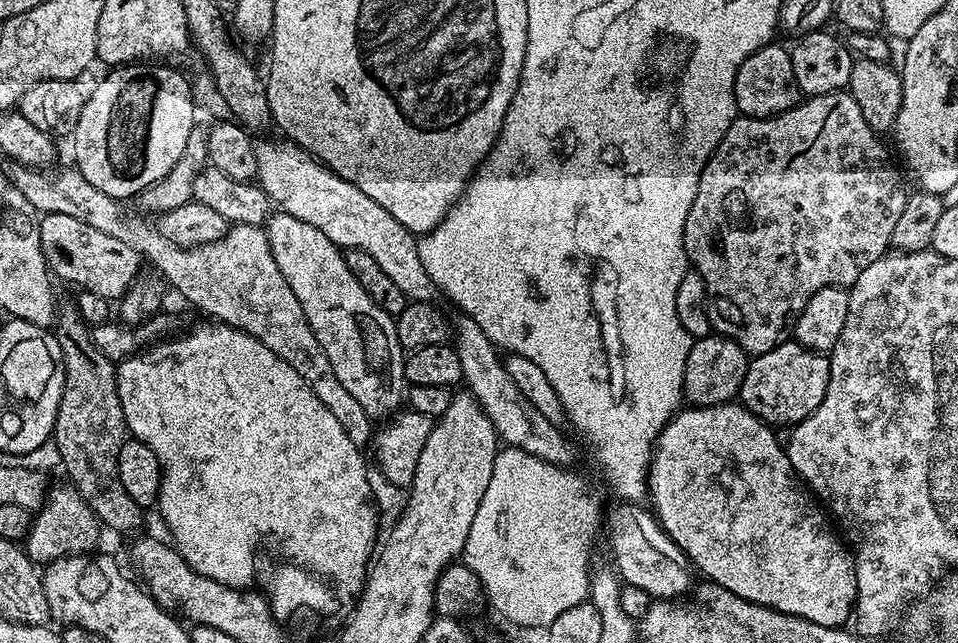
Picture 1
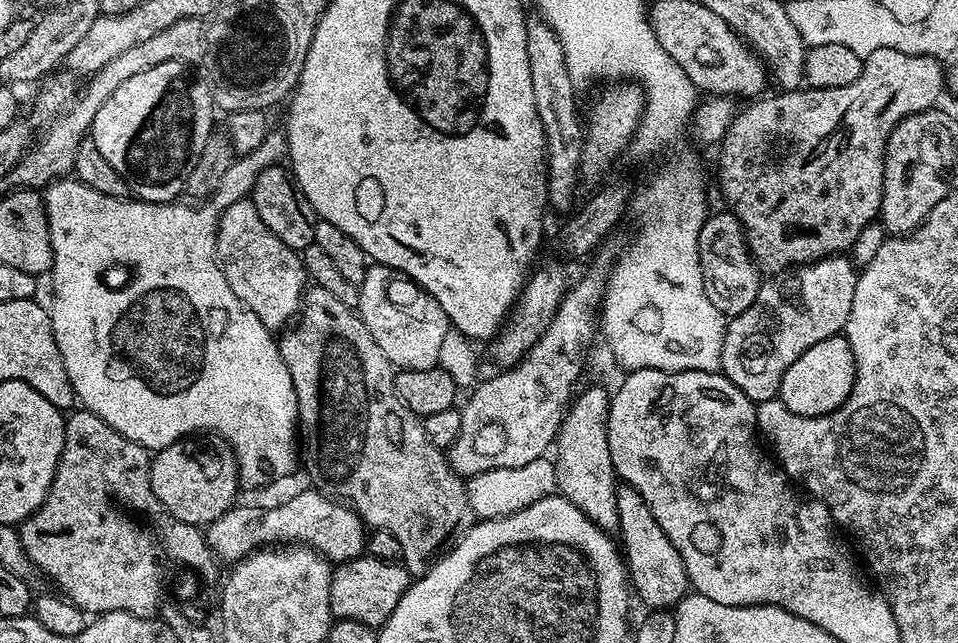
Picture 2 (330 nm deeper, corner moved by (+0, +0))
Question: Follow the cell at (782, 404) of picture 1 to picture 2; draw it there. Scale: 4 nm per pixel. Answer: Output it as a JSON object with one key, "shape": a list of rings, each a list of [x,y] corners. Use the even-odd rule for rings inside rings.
{"shape":[[[843,334],[826,338],[818,346],[810,346],[780,383],[778,398],[795,416],[828,416],[835,408],[841,408],[854,386],[856,363],[850,350],[850,342]]]}

